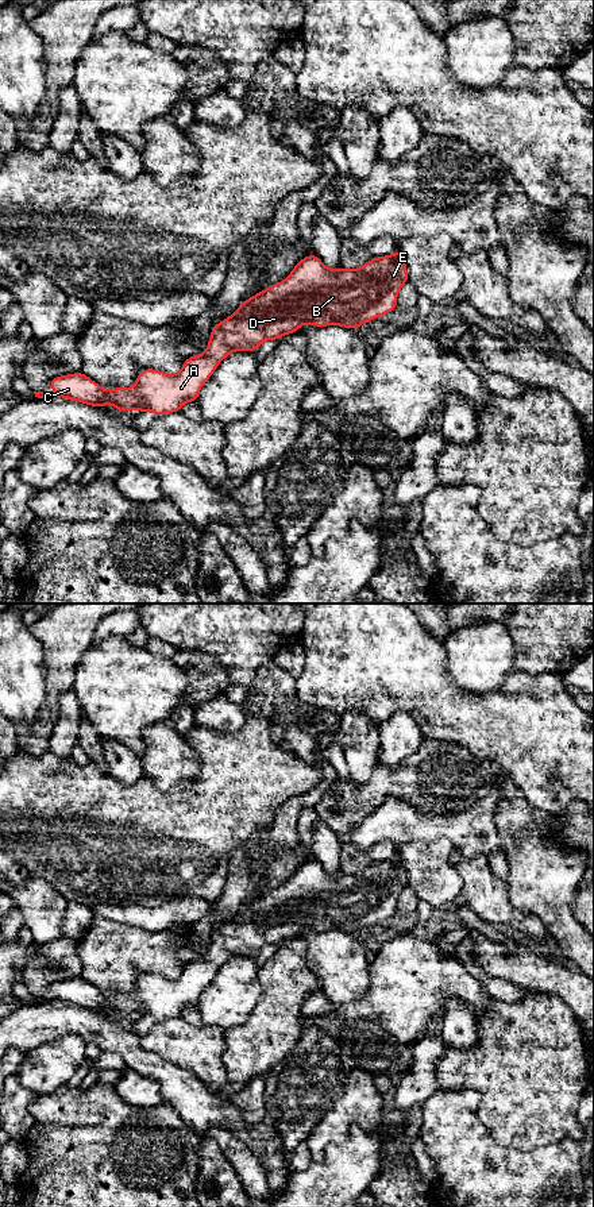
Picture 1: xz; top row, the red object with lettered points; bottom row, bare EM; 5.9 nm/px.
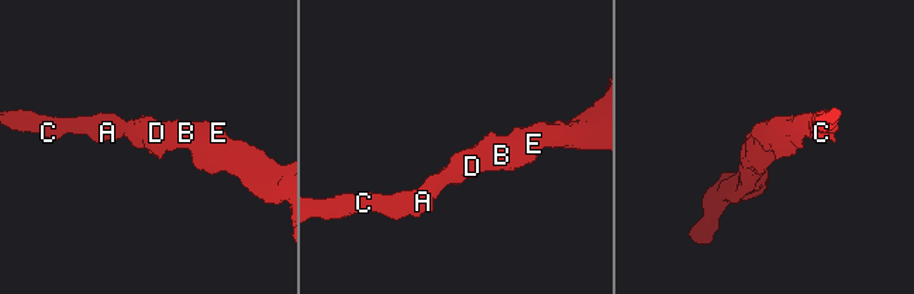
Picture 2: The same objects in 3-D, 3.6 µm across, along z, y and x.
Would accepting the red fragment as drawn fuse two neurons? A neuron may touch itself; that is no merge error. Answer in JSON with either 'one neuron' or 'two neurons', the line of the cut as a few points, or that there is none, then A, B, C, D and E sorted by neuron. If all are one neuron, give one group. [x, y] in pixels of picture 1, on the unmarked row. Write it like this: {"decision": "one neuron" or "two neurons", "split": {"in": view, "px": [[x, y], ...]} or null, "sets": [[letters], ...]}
{"decision": "one neuron", "split": null, "sets": [["A", "B", "C", "D", "E"]]}

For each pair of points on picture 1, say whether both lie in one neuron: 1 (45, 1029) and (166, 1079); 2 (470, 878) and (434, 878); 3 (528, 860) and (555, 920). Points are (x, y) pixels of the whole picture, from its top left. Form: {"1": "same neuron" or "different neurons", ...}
{"1": "same neuron", "2": "different neurons", "3": "same neuron"}

